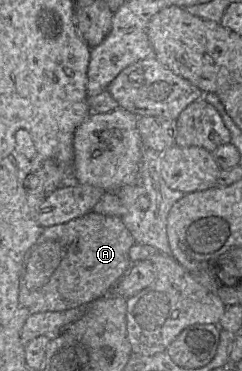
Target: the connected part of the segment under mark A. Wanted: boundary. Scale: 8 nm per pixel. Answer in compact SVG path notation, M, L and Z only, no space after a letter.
M95 211L63 224L43 229L34 245L26 253L19 275L19 302L31 314L63 311L87 306L112 292L114 286L131 266L129 249L134 244L130 231L118 216Z

